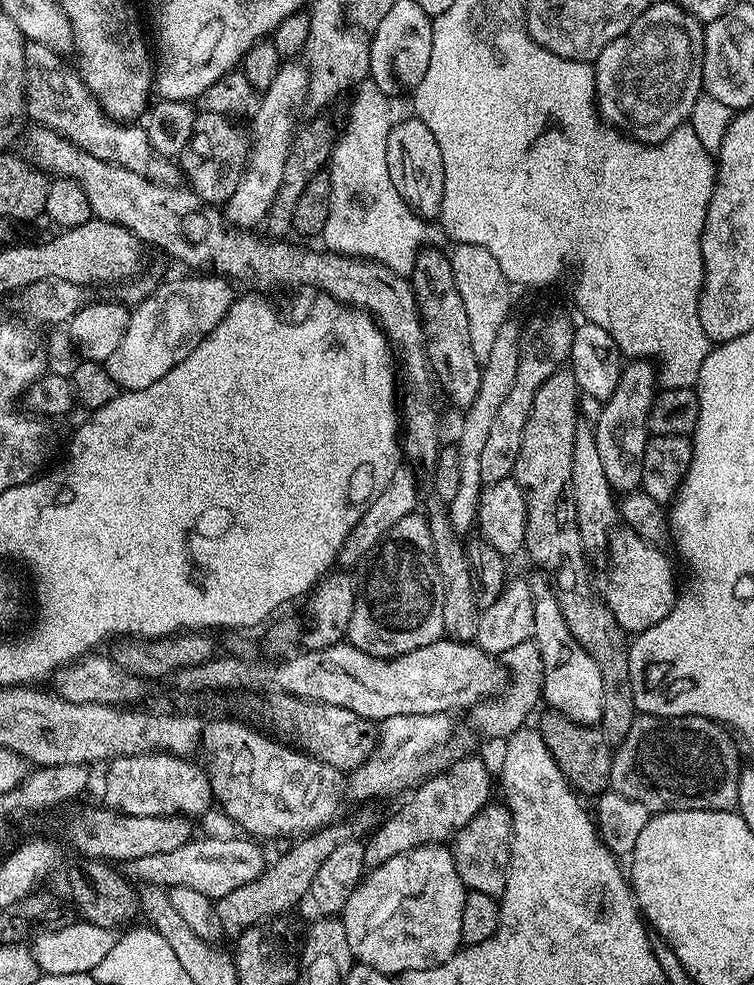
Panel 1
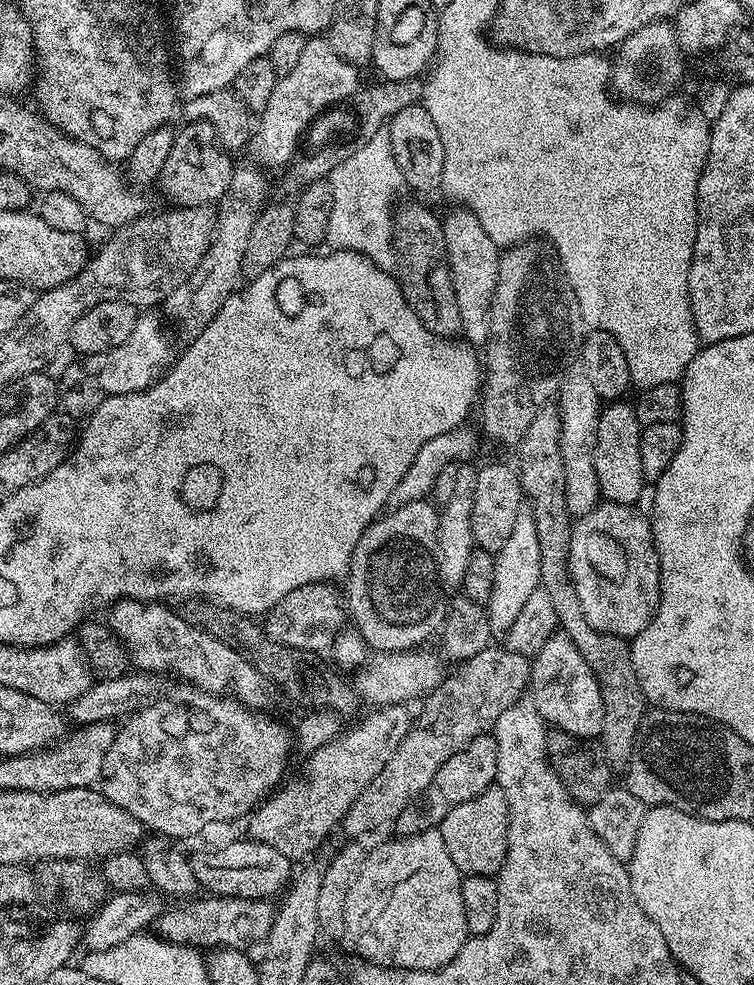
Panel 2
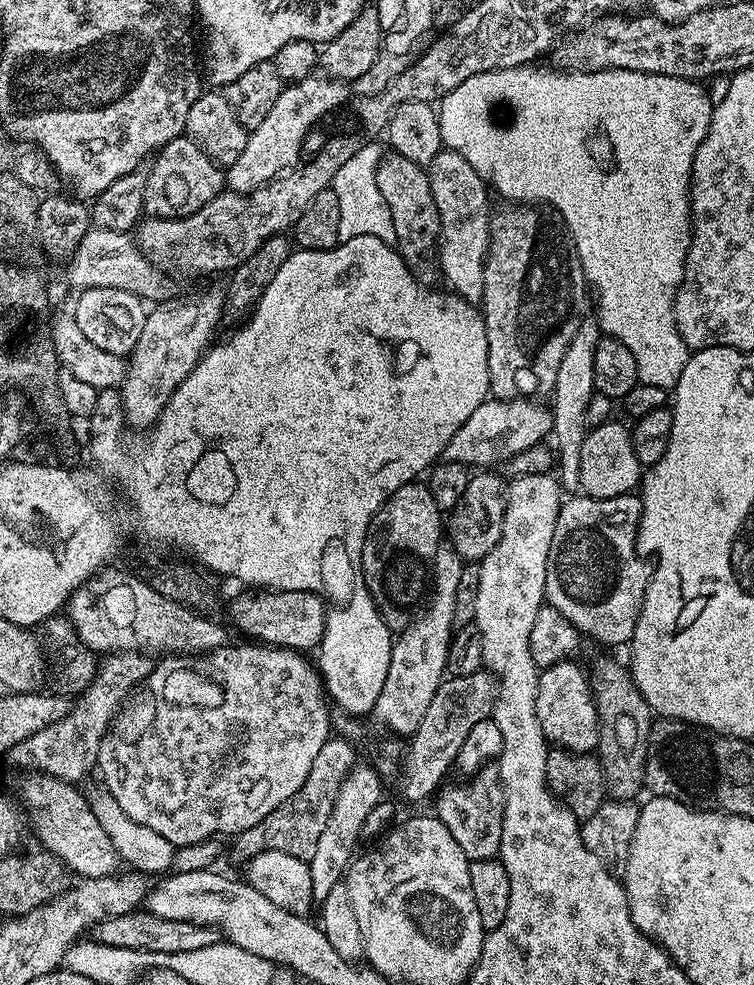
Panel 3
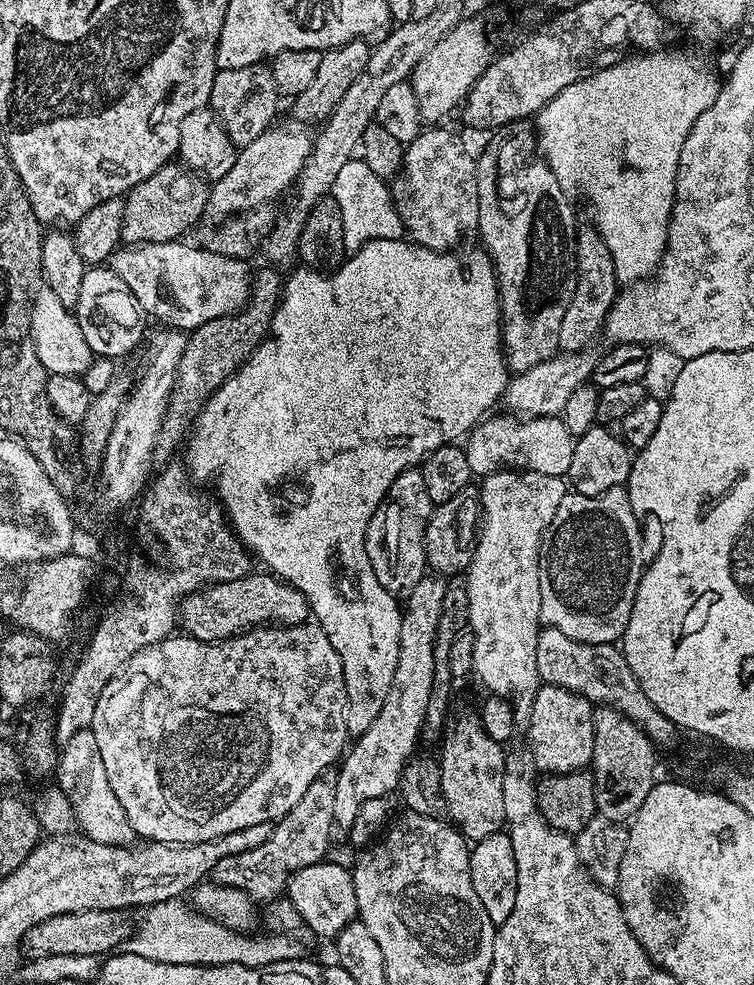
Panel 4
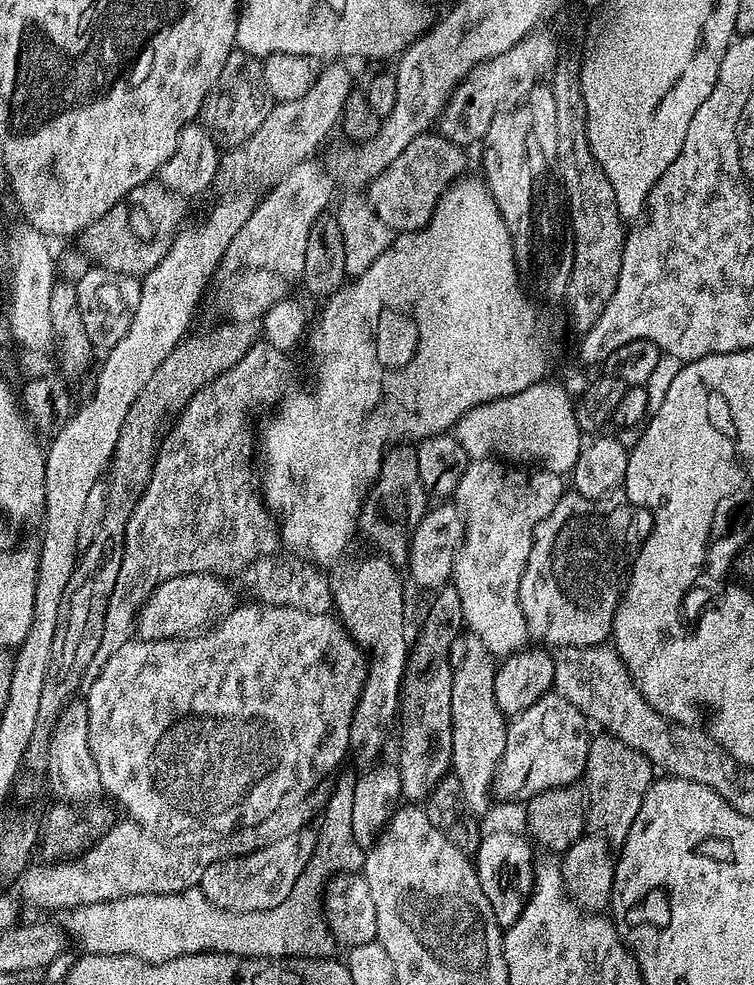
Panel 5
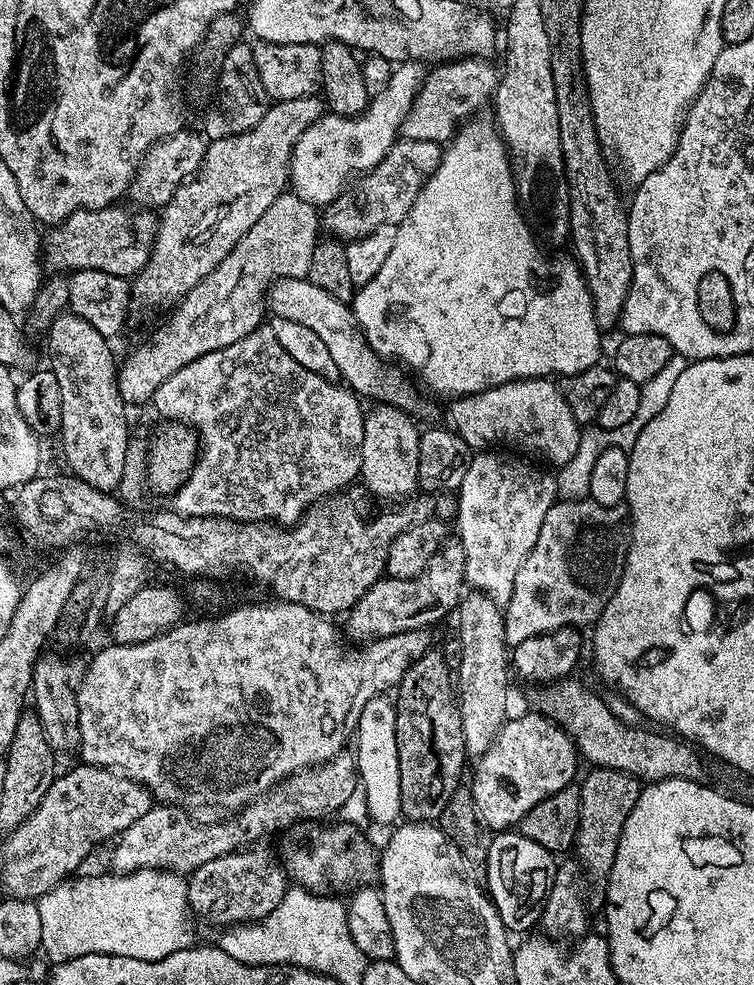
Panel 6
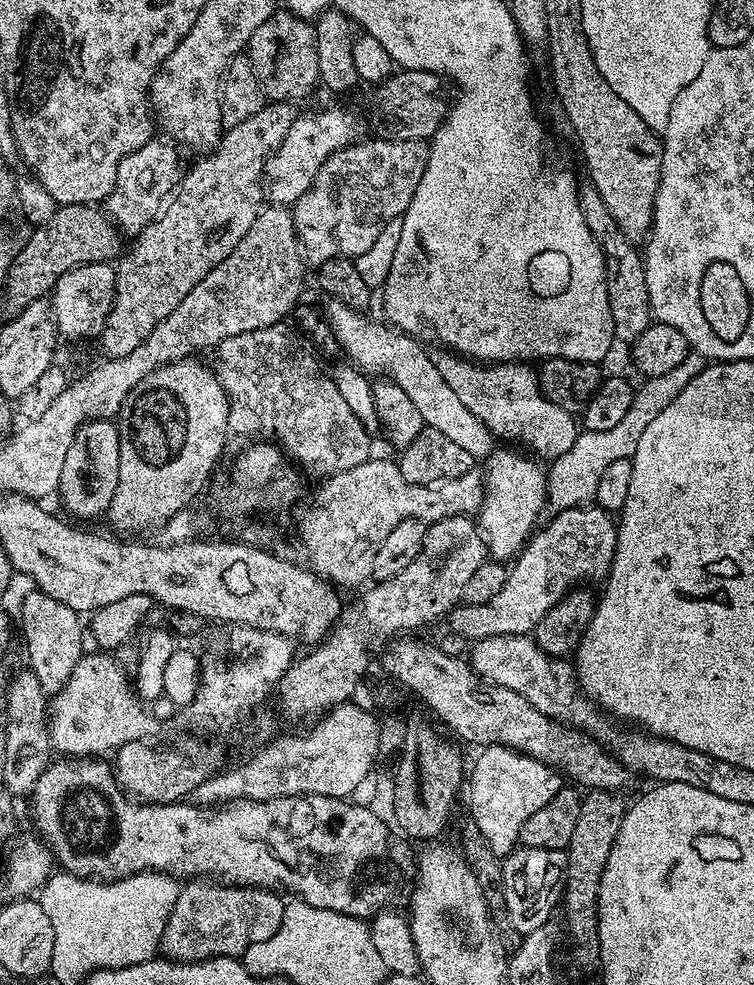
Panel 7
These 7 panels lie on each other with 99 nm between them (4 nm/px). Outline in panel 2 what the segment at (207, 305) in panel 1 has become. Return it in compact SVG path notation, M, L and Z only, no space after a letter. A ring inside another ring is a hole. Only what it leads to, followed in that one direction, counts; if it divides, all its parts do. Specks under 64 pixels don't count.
M141 311L136 317L132 337L125 344L111 348L109 352L95 353L91 357L90 368L100 381L100 389L107 395L117 396L141 392L155 384L174 360L172 336L168 333L167 326L169 327L165 317L159 311Z

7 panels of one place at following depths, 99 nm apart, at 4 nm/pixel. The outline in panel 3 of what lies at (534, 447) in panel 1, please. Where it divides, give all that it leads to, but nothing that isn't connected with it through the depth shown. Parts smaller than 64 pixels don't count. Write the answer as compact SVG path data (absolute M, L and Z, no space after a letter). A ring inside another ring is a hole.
M600 656L593 662L590 683L600 723L598 759L604 771L607 795L614 800L636 800L644 788L648 731L654 723L652 707L642 698L631 671L612 656Z

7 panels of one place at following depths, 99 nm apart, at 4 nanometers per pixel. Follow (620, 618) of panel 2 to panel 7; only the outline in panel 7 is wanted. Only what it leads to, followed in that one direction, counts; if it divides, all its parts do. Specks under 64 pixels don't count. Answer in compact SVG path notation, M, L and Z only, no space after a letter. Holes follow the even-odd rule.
M581 506L556 512L553 517L553 520L536 537L533 535L520 549L514 563L508 568L508 577L502 590L498 590L500 596L494 594L494 598L490 598L487 602L488 605L504 604L504 608L512 608L512 616L524 616L524 620L520 620L520 624L512 624L512 628L508 628L508 634L522 636L531 633L536 629L542 617L559 600L562 600L566 593L572 591L581 582L588 582L584 580L603 581L612 568L612 559L616 553L616 529L618 527L613 513L606 512L599 506Z

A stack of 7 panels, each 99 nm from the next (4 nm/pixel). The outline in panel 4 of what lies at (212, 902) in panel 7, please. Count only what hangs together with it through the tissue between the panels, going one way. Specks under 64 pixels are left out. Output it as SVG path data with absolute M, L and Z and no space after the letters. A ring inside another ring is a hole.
M318 778L313 782L310 790L302 794L302 802L275 821L272 836L266 842L254 846L254 850L242 850L242 854L230 854L222 858L222 862L214 866L211 883L242 890L254 902L275 901L285 891L286 881L292 873L321 863L328 856L328 834L334 828L334 790L332 784L326 781Z

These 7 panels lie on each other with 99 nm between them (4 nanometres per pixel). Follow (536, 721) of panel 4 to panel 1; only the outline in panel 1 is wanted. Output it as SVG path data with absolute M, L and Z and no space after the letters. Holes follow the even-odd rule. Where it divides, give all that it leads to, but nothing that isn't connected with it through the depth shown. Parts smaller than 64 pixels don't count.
M533 579L530 587L534 597L532 635L542 654L544 667L543 703L551 711L566 714L566 718L579 724L599 725L602 718L602 670L598 670L594 658L590 658L590 654L582 650L574 634L570 634L570 626L566 626L562 618L562 610L552 593L549 581Z

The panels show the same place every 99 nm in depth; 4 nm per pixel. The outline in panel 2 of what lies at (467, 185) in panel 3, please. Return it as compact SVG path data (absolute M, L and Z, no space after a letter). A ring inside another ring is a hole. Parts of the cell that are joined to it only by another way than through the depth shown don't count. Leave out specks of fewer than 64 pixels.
M467 206L453 207L449 216L443 217L448 261L454 278L454 294L458 294L458 312L462 314L460 327L467 341L474 346L487 345L492 321L494 290L498 286L498 266L502 249L486 234L482 222Z

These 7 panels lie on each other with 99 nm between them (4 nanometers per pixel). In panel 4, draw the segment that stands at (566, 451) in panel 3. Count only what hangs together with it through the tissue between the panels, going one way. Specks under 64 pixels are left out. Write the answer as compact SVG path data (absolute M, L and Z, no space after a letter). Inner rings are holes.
M581 227L576 234L576 285L574 298L566 306L562 326L558 330L560 352L583 352L595 336L604 331L604 322L618 295L618 281L614 270L614 258L606 250L606 242L596 232L595 227Z

